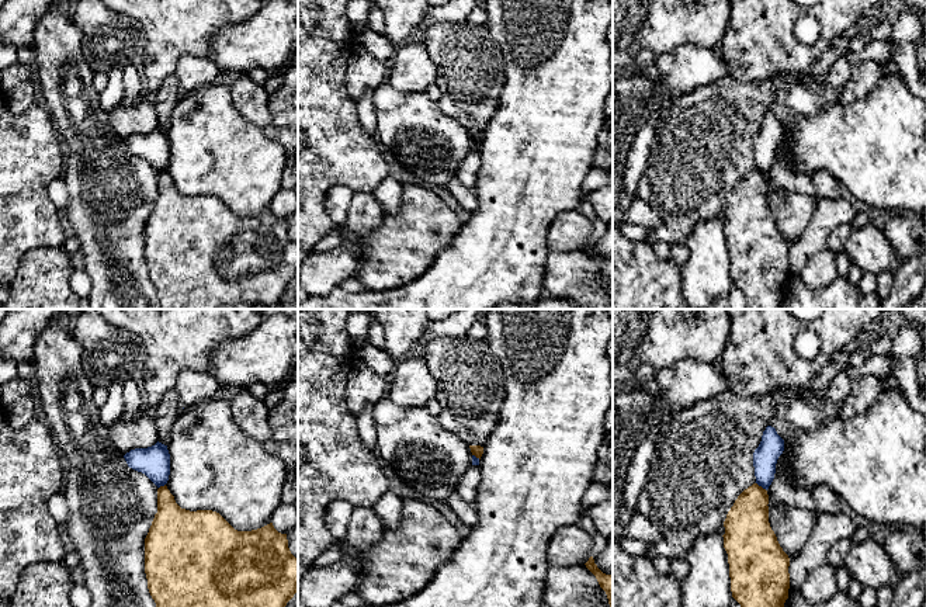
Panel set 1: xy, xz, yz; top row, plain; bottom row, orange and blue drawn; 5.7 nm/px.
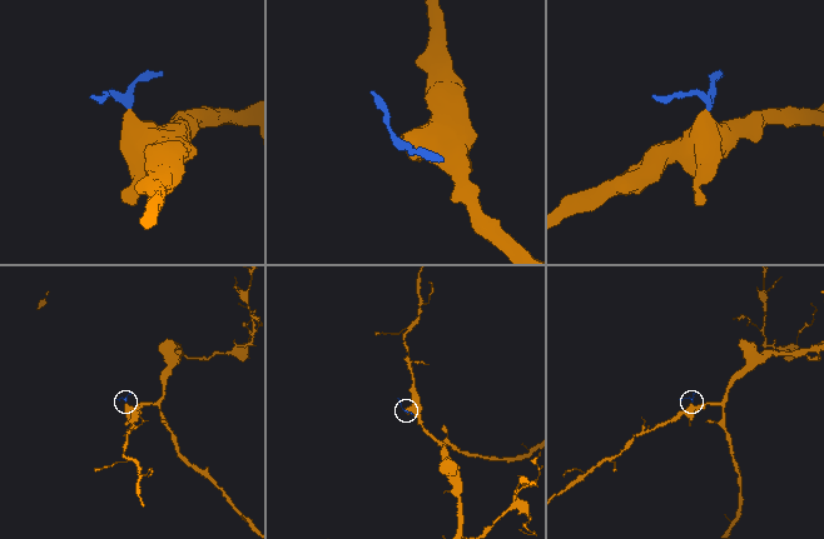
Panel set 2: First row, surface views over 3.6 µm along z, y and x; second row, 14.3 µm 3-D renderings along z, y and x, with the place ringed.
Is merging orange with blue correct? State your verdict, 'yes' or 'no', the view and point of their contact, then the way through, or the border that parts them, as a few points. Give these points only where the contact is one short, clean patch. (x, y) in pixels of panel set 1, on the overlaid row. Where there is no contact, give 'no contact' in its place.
no; meets orange in yz at (760, 486); border along yz (756, 482), (766, 491)

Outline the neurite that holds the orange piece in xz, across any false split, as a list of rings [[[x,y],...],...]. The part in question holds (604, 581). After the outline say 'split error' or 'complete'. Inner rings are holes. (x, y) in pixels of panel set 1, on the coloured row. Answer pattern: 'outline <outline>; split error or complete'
outline [[[593,556],[585,563],[586,568],[596,576],[600,587],[606,592],[608,604],[613,607],[613,575],[603,573],[594,563]]]; complete

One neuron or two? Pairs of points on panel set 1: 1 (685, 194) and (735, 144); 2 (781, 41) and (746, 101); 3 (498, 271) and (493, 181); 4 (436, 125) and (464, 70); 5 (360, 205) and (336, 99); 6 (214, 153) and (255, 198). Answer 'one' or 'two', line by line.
1: one
2: two
3: one
4: two
5: two
6: one

